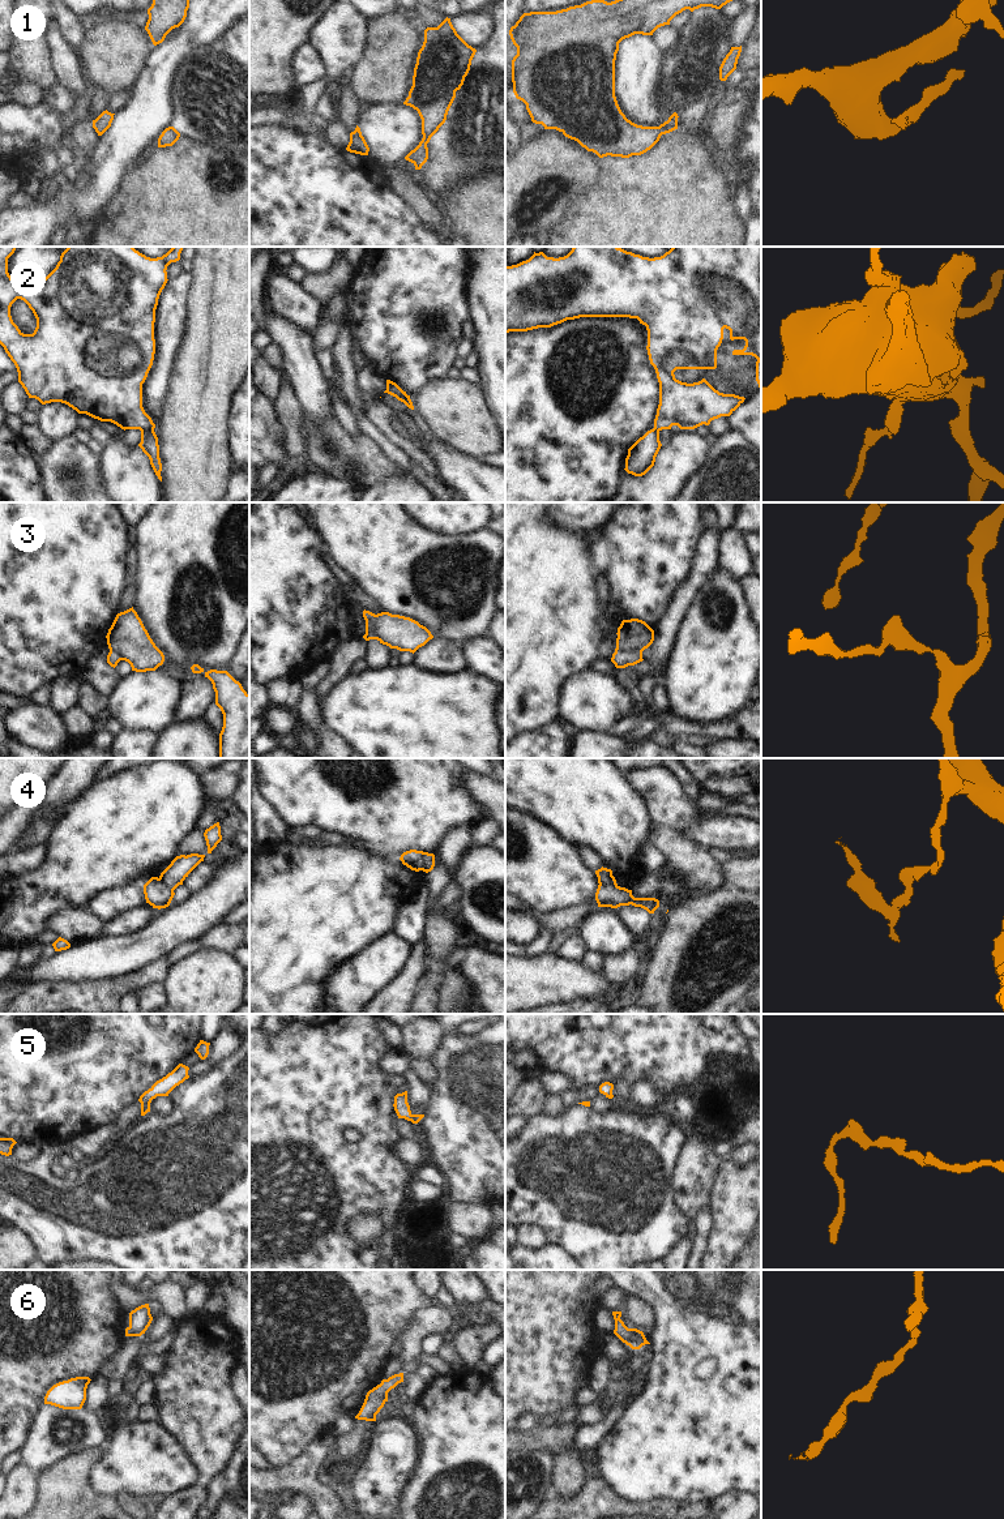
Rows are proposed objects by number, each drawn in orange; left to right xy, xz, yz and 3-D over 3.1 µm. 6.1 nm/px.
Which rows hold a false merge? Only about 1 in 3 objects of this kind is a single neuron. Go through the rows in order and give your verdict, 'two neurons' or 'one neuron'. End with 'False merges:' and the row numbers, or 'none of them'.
1: one neuron
2: two neurons
3: two neurons
4: two neurons
5: one neuron
6: one neuron
False merges: 2, 3, 4

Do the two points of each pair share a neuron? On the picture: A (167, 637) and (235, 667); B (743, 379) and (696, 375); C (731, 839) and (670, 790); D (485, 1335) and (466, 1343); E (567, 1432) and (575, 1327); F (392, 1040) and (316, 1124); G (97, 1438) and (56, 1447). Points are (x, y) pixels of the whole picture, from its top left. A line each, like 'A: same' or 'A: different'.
A: different
B: same
C: same
D: same
E: different
F: different
G: same

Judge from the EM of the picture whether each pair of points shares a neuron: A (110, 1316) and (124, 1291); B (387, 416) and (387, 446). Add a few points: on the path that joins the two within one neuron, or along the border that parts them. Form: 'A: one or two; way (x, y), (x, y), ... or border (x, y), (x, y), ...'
A: two; border (110, 1283), (118, 1305), (124, 1312)
B: two; border (364, 416), (410, 457)

